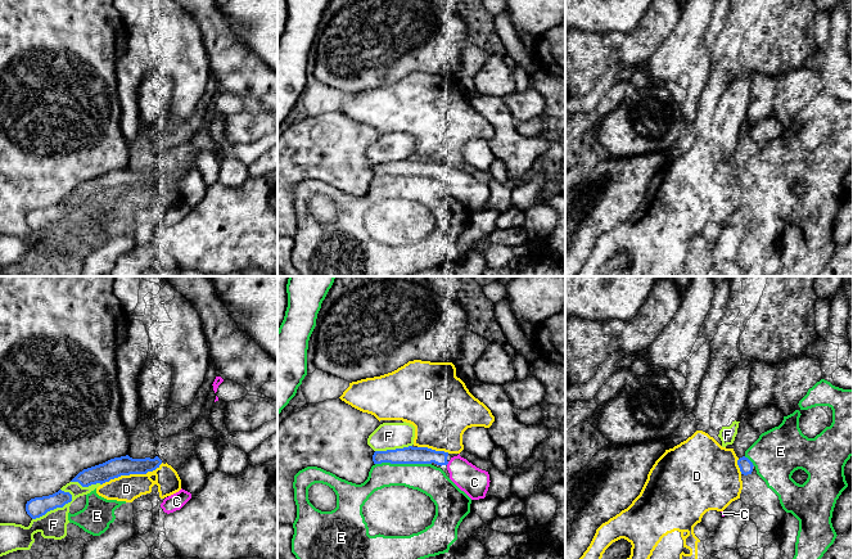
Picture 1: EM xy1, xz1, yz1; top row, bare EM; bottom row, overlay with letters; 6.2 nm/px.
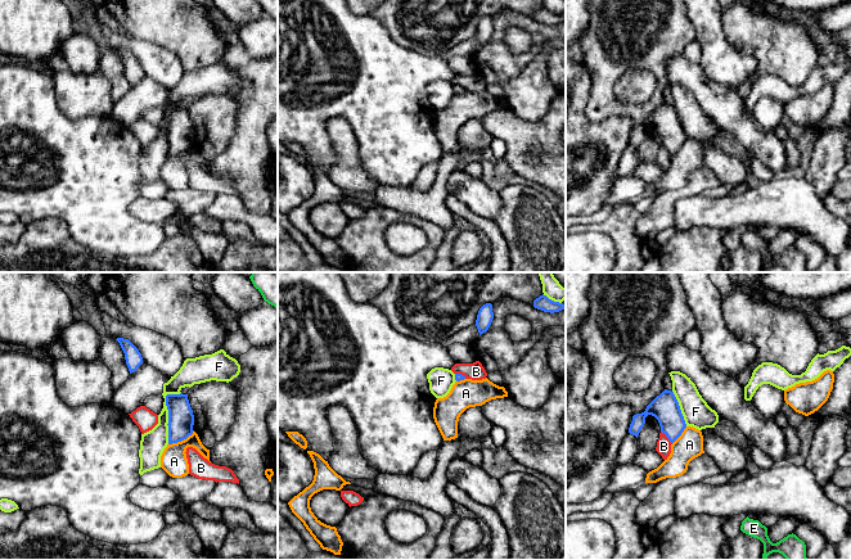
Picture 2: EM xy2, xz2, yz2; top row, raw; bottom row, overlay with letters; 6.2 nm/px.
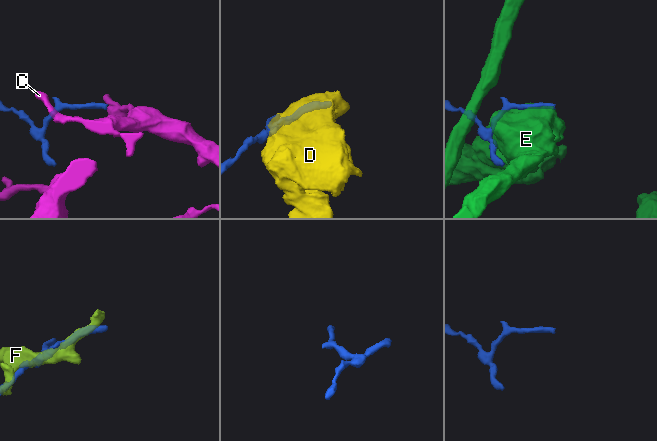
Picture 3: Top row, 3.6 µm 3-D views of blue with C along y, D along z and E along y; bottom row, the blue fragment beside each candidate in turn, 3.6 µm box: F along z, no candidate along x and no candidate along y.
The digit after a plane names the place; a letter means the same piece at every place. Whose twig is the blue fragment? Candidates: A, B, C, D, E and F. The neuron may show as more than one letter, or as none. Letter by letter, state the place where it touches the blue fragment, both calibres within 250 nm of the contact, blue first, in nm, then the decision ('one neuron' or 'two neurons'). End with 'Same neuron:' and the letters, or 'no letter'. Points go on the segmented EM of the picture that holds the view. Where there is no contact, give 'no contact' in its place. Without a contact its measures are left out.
A: xy2 (181, 439) | 160/170 nm | two neurons
B: yz2 (666, 436) | 180/100 nm | two neurons
C: xz1 (447, 463) | 110/180 nm | one neuron
D: xy1 (131, 473) | 130/160 nm | two neurons
E: xz1 (402, 463) | 110/190 nm | two neurons
F: xy2 (169, 412) | 160/160 nm | two neurons
Same neuron: C

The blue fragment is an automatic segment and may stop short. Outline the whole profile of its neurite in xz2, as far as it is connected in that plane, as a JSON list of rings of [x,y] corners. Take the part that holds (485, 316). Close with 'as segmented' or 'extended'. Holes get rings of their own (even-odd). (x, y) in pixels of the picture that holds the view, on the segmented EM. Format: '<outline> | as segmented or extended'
[[[491,303],[483,304],[478,311],[476,320],[476,326],[478,329],[479,335],[488,330],[492,319],[494,319],[492,304]]] | as segmented

